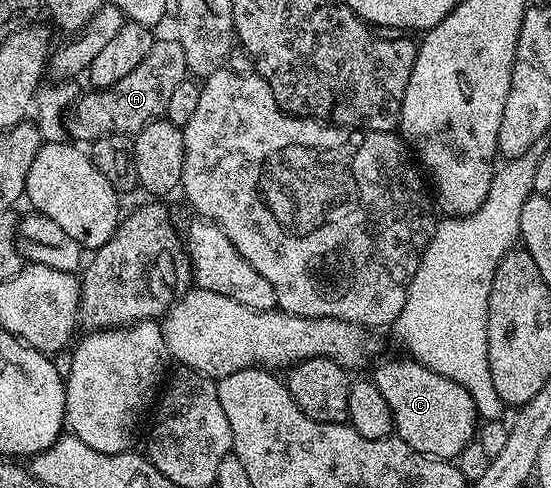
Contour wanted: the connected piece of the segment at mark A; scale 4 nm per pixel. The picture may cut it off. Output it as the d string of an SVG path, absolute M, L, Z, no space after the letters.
M176 39L154 40L151 51L147 51L147 56L139 62L135 71L131 71L131 75L123 75L119 83L106 89L93 89L78 96L77 104L67 117L68 136L77 143L92 143L108 133L137 134L147 127L147 123L164 118L175 87L187 80L188 73L187 58Z

